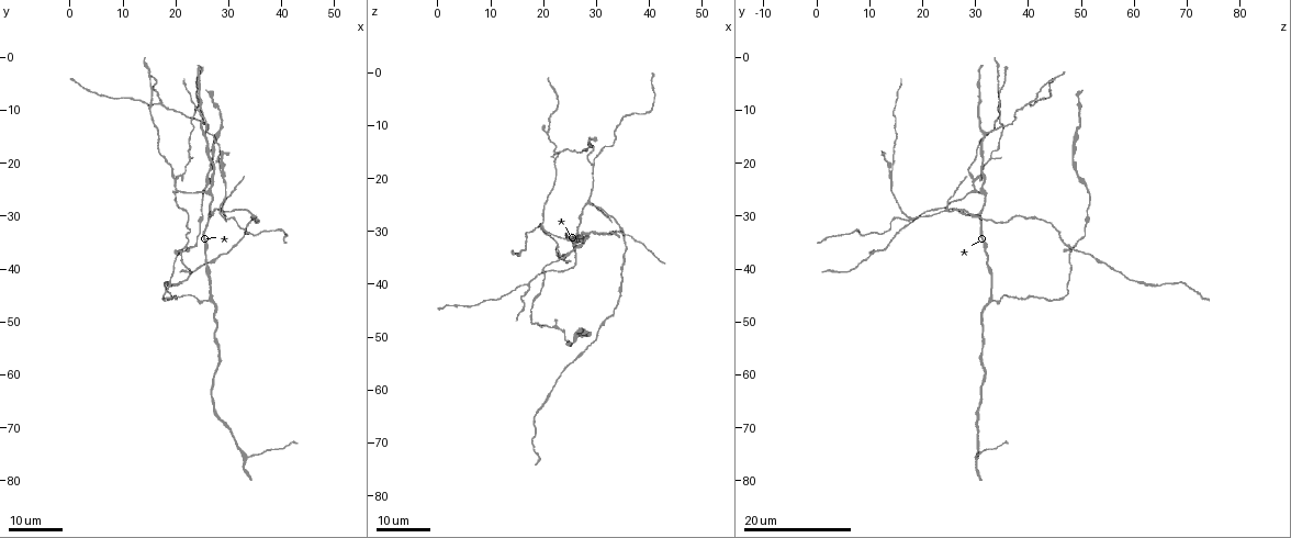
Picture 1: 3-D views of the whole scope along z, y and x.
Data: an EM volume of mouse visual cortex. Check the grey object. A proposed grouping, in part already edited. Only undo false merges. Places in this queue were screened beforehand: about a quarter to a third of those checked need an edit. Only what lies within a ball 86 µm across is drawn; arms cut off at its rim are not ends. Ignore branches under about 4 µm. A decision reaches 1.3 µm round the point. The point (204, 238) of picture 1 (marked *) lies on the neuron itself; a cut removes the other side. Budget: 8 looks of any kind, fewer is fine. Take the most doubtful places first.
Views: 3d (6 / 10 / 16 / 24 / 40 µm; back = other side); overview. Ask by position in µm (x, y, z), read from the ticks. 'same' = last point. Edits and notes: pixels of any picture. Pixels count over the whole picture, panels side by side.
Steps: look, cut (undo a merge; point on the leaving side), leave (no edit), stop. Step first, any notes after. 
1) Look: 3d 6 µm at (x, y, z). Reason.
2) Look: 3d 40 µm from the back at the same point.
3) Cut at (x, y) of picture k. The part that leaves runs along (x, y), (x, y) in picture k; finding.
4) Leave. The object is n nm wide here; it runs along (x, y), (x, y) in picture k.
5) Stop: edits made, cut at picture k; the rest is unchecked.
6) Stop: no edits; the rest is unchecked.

Look: 3d 16 µm at (28.5, 29.5, 25.0). Four or more arms meet.

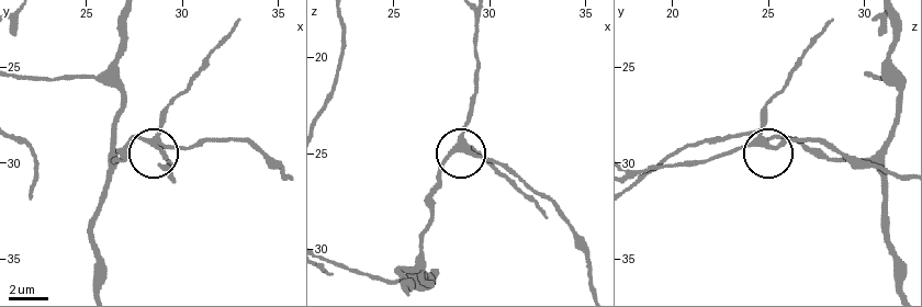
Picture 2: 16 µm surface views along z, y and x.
Look: 3d 10 µm at (28.7, 28.9, 24.7).

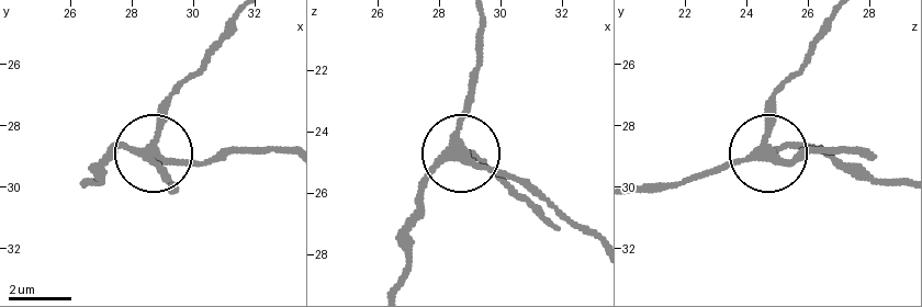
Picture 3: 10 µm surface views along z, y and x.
Leave. The object is 290 nm wide here; it runs along (81, 185), (123, 146), (149, 151), (160, 178) in picture 3; all the same neuron.

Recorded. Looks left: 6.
Look: 3d 16 µm at (26.0, 25.5, 31.0). A fork.

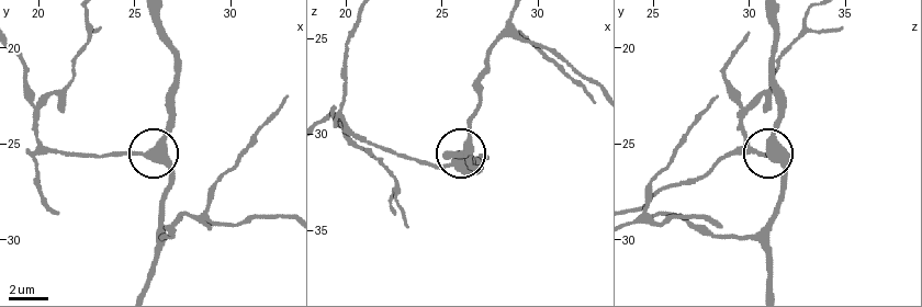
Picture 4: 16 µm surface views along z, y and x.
Look: 3d 10 µm at the same point. Zoom in.

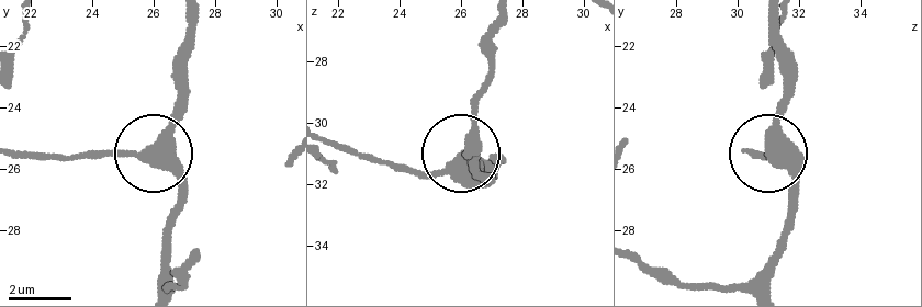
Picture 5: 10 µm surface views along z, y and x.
Leave. One neuron here.

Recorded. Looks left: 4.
Look: 3d 16 µm at (26.5, 45.5, 33.5). Three arms meet.

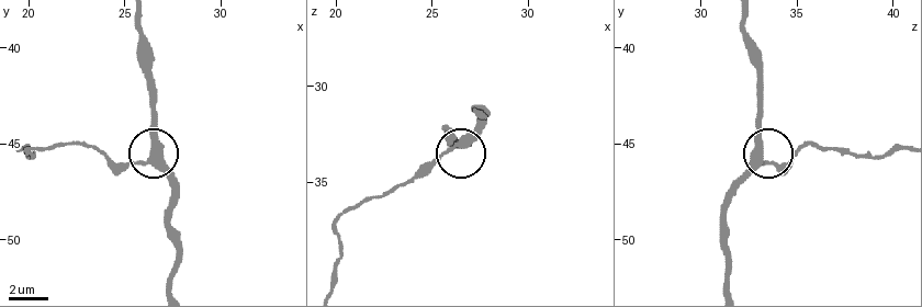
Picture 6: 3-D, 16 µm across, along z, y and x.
Look: 3d 6 µm at (26.2, 45.9, 33.2). Closer look.

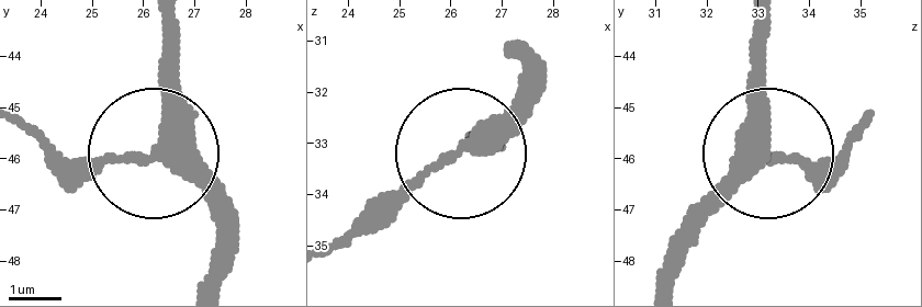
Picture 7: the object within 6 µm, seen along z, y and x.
Leave. It runs along (161, 19), (166, 149), (236, 224) in picture 7; all the same neuron.

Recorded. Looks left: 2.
Look: 3d 16 µm at (29.0, 30.5, 17.0). Arms part here.

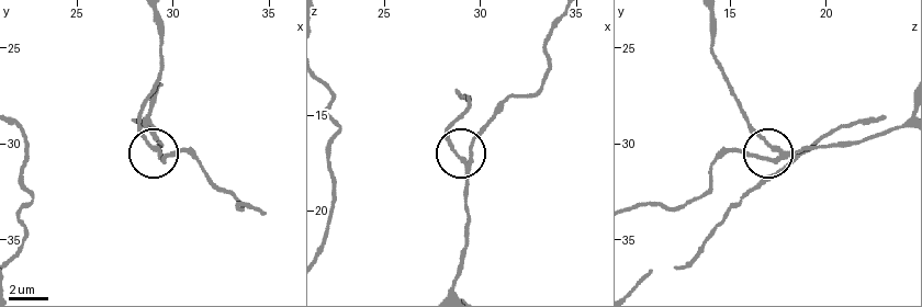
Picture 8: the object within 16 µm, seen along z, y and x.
Look: 3d 10 µm at (29.2, 30.3, 17.2).

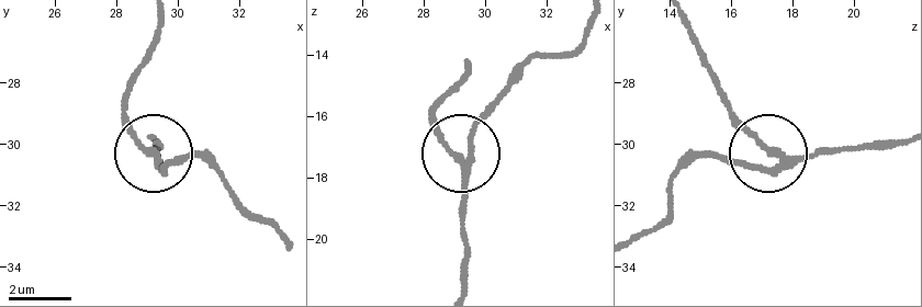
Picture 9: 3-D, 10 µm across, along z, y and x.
Leave. The object is 210 nm wide here; it runs along (468, 285), (460, 155), (475, 120), (520, 76) in picture 9; continuous, no second neuron.

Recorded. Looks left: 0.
Stop: no edits; the rest is unchecked.

